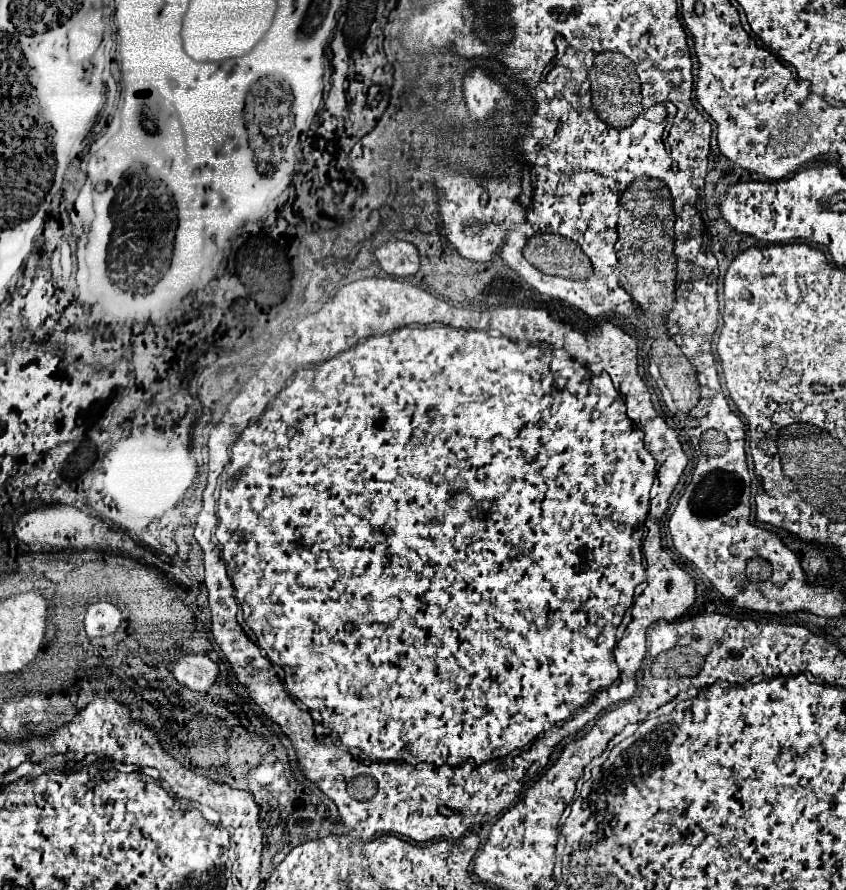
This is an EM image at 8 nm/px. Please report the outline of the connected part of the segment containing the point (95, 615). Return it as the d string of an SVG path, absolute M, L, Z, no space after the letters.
M93 603L85 613L87 637L105 637L117 631L123 615L111 603Z

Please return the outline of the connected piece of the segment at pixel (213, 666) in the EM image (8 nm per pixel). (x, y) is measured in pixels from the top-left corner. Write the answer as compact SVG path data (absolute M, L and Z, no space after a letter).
M197 653L177 659L173 663L171 673L181 685L193 691L207 691L211 685L215 685L219 677L219 665L213 659L209 659L209 655Z

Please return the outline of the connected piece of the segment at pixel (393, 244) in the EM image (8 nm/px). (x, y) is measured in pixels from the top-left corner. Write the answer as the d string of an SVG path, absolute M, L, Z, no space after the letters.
M389 241L375 251L375 257L389 275L407 277L419 271L419 249L409 241Z

